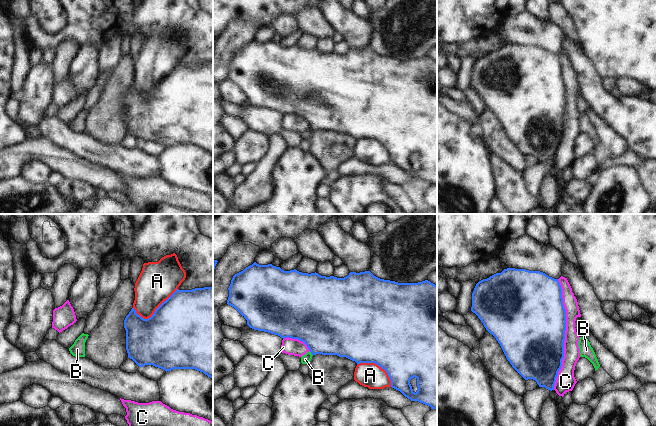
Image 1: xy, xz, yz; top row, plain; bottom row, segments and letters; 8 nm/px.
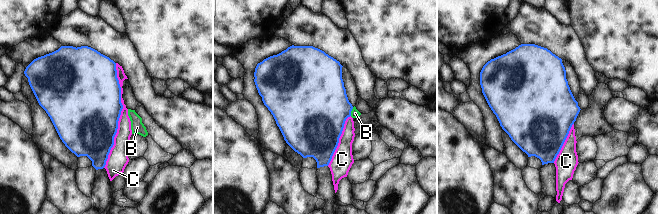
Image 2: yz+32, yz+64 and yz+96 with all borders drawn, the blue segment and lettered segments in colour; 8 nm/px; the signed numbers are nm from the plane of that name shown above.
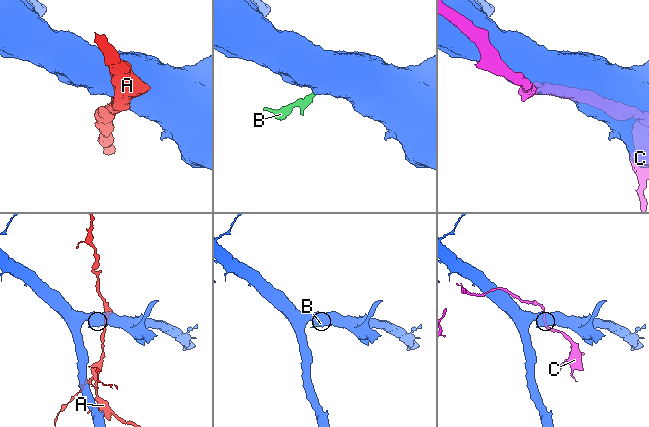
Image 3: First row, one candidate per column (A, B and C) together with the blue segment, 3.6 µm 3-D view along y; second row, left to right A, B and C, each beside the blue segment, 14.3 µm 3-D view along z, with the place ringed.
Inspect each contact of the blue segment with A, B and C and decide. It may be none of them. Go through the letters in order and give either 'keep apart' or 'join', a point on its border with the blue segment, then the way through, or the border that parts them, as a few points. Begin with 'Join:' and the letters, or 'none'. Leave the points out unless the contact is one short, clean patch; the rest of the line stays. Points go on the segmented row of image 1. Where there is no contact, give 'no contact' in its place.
Join: B
A: keep apart | xy (155, 310)
B: join | xz (311, 353) | across xz (328, 327), (311, 353), (305, 359)
C: keep apart | yz (564, 334)

